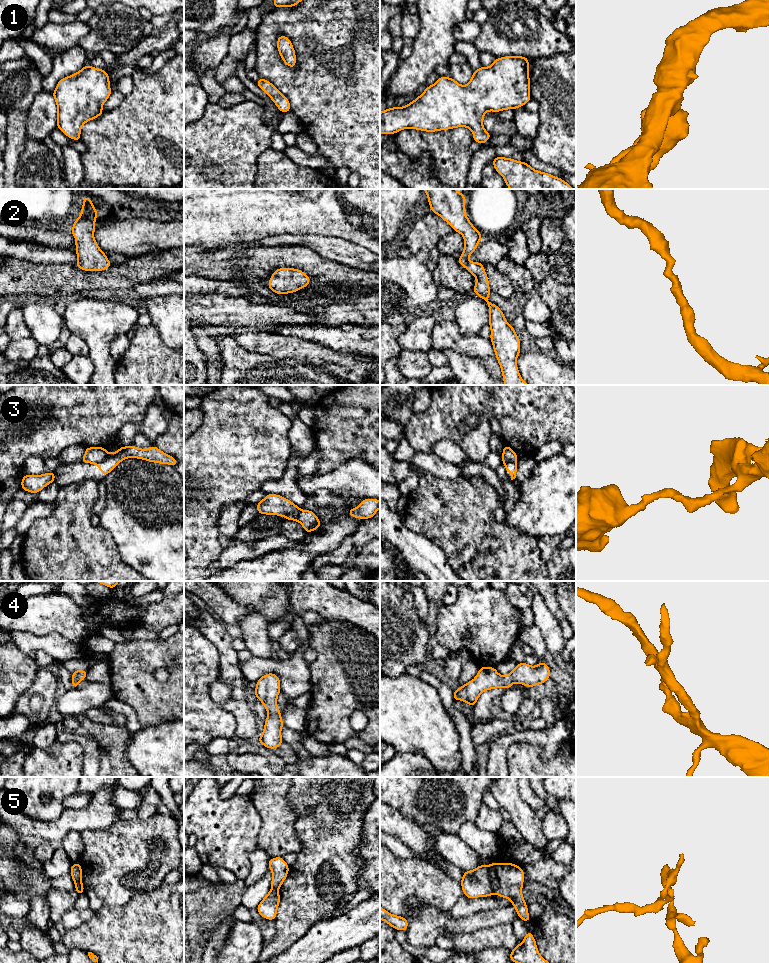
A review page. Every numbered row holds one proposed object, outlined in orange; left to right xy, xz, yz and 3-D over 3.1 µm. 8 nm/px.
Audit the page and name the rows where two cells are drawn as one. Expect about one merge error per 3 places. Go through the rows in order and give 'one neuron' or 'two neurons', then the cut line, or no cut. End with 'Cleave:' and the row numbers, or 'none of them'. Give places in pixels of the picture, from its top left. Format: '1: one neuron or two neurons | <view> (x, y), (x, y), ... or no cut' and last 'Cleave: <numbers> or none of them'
1: one neuron | no cut
2: one neuron | no cut
3: two neurons | xy (107, 453), (106, 457), (98, 464)
4: one neuron | no cut
5: two neurons | yz (487, 866), (489, 880), (494, 892)
Cleave: 3, 5

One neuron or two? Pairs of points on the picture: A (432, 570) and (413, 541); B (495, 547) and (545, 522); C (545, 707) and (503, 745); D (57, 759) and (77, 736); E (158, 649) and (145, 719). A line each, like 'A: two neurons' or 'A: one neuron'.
A: one neuron
B: two neurons
C: two neurons
D: two neurons
E: one neuron

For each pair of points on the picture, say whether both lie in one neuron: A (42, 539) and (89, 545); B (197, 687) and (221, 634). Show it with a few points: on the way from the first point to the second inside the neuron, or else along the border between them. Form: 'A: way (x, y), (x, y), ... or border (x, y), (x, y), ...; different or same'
A: way (54, 545), (77, 545); same
B: border (198, 630), (218, 651), (219, 669); different

